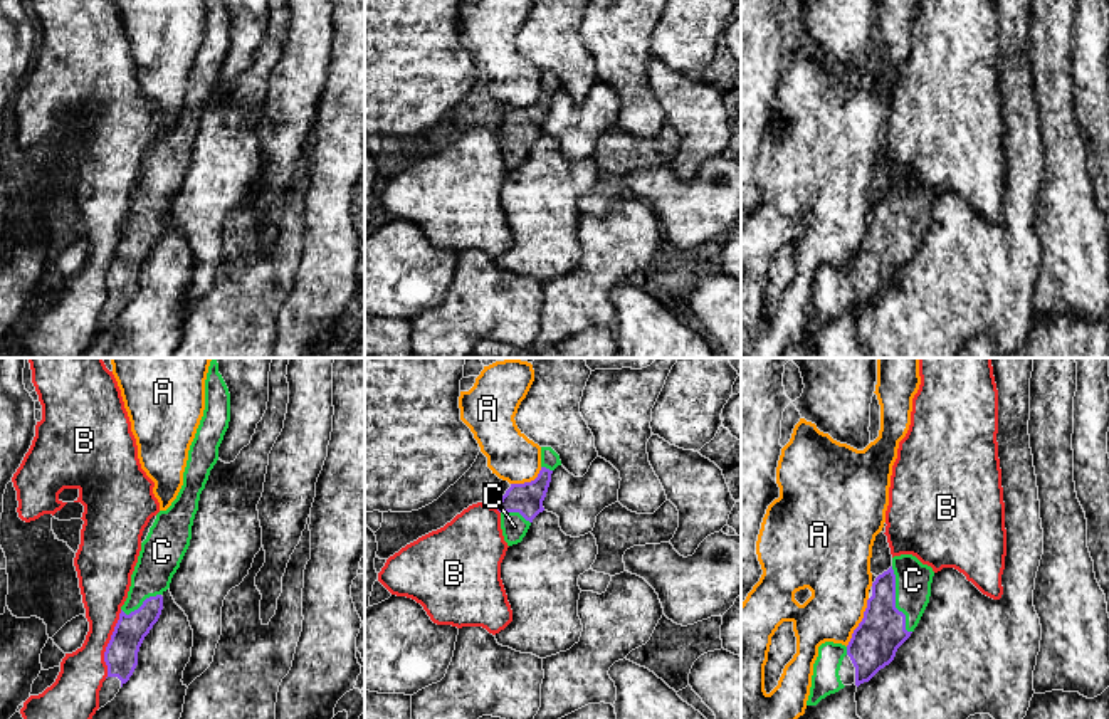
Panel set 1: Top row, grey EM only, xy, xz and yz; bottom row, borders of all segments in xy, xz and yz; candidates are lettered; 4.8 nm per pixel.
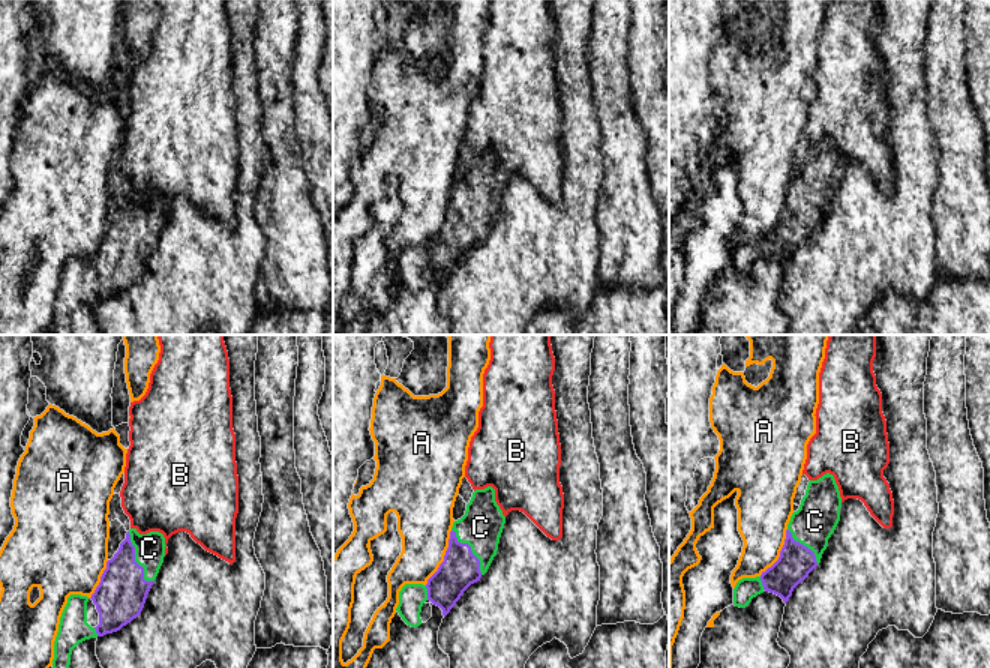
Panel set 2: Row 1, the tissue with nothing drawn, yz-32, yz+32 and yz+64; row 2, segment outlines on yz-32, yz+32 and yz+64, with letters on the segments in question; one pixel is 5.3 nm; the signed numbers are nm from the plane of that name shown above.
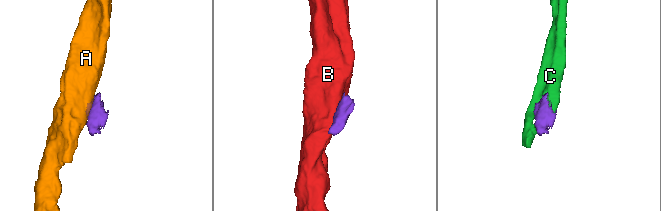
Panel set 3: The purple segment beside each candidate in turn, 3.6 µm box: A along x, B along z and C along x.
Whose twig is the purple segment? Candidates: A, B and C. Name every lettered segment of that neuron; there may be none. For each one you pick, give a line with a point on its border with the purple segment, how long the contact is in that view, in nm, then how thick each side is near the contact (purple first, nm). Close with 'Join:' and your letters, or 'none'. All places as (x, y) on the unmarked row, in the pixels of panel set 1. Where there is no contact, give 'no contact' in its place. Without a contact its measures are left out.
C: meets purple in yz at (894, 224); contact 340 nm long; 220 nm thick on the purple side, 180 nm on the other
Join: C

